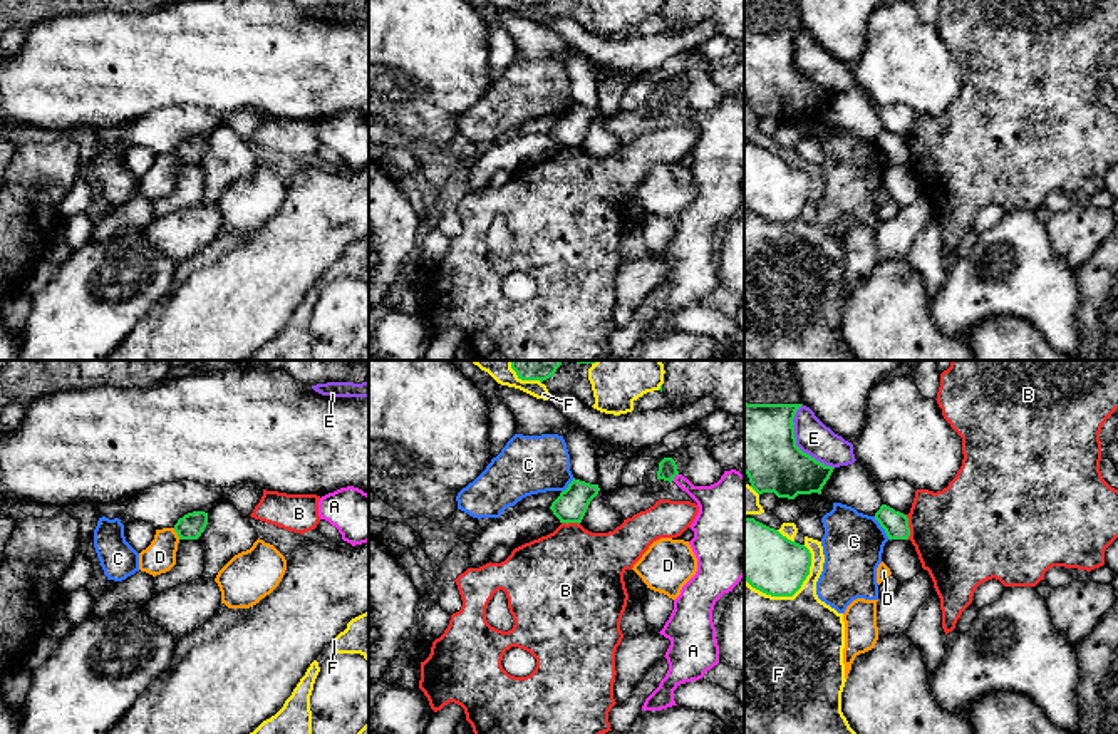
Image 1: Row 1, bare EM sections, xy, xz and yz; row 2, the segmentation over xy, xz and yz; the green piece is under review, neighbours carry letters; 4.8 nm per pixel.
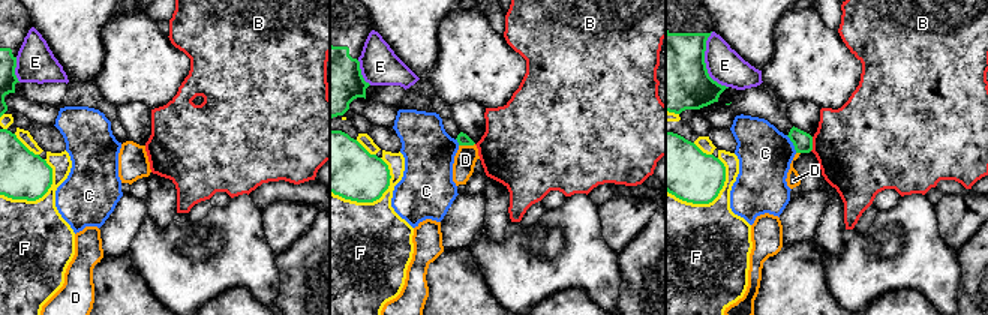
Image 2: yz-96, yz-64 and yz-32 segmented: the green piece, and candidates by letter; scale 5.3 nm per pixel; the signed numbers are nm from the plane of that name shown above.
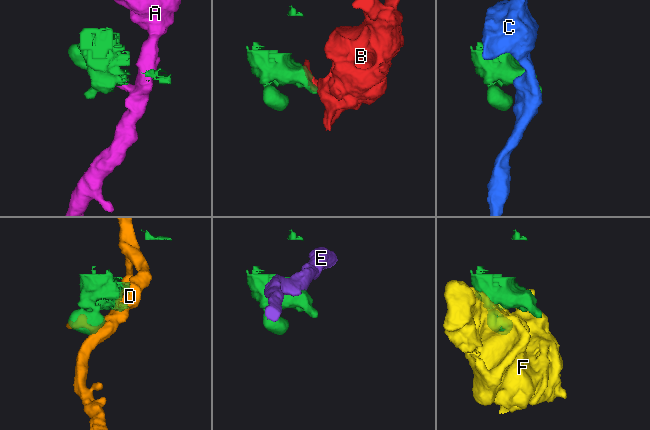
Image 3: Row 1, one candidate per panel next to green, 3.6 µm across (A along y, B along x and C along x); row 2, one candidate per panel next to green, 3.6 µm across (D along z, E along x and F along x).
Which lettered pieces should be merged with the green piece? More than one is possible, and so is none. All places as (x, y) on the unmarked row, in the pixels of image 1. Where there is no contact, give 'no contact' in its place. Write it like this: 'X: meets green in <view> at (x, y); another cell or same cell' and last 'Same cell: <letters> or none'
A: meets green in xz at (676, 99); another cell
B: meets green in yz at (907, 151); another cell
C: meets green in yz at (882, 151); another cell
D: meets green in xy at (176, 156); another cell
E: meets green in yz at (795, 67); another cell
F: meets green in yz at (788, 220); another cell
Same cell: none

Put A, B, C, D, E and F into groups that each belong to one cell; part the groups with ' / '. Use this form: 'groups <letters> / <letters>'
groups A / B / C / D / E / F

